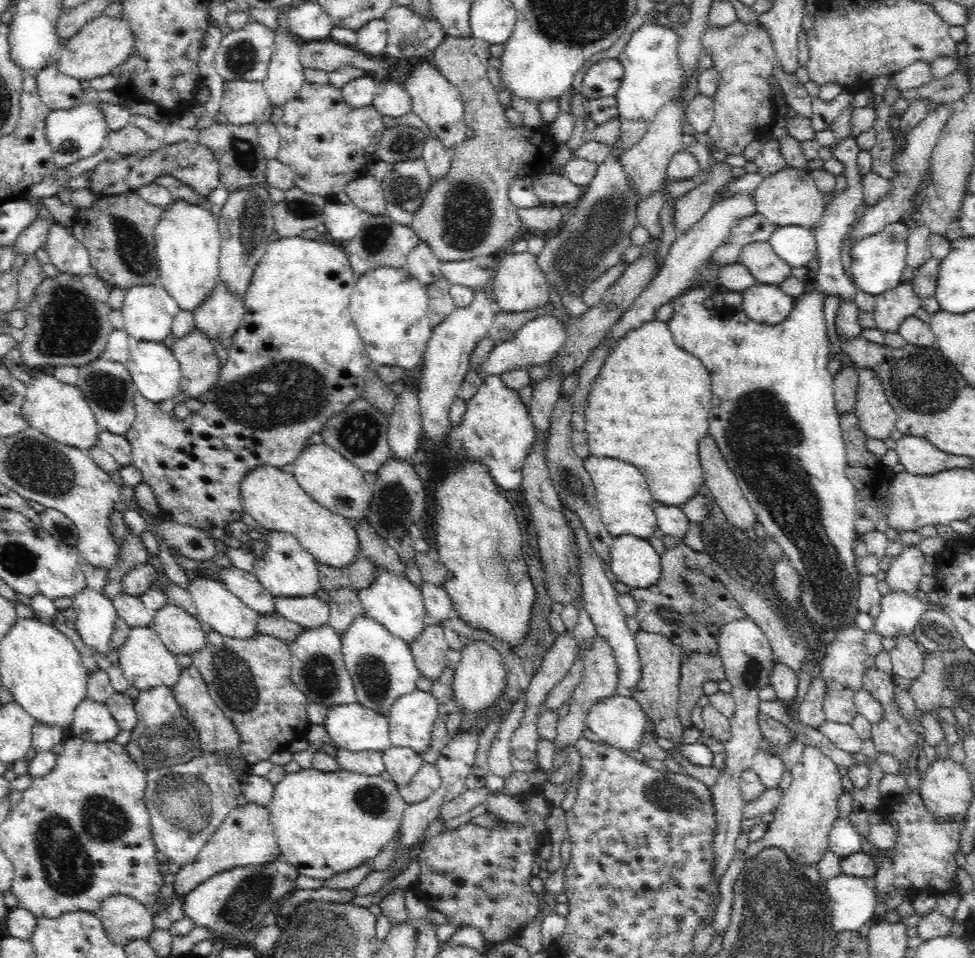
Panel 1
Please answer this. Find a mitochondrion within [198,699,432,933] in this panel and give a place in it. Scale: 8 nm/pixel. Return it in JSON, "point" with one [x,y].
{"point":[252,890]}

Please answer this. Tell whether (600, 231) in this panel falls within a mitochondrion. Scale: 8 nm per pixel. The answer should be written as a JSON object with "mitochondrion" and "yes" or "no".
{"mitochondrion":"yes"}

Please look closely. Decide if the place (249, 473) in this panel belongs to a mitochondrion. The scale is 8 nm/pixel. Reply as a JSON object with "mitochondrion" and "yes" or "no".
{"mitochondrion":"no"}

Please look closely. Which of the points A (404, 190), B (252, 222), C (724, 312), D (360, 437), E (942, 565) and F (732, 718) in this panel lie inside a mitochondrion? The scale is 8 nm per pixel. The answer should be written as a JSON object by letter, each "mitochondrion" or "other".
{"A":"mitochondrion","B":"mitochondrion","C":"other","D":"mitochondrion","E":"other","F":"other"}

